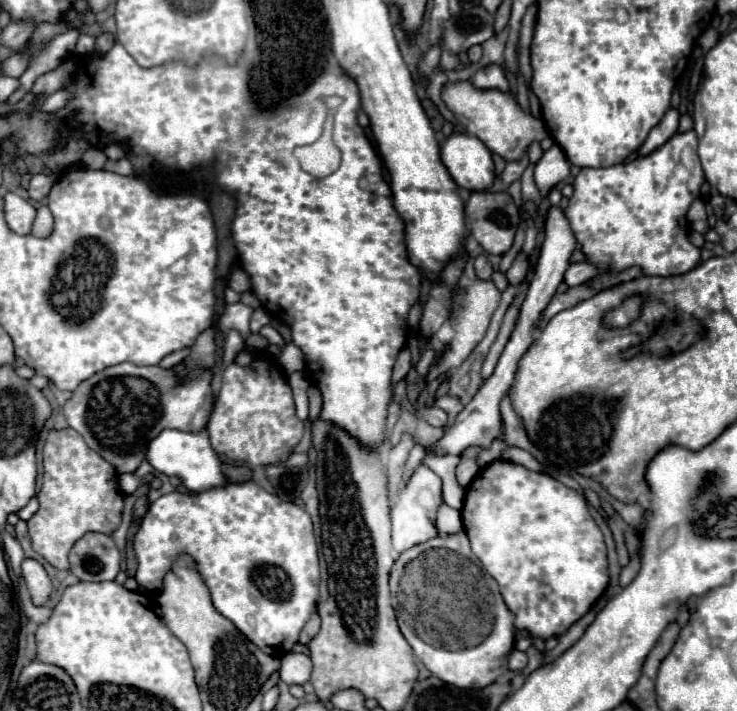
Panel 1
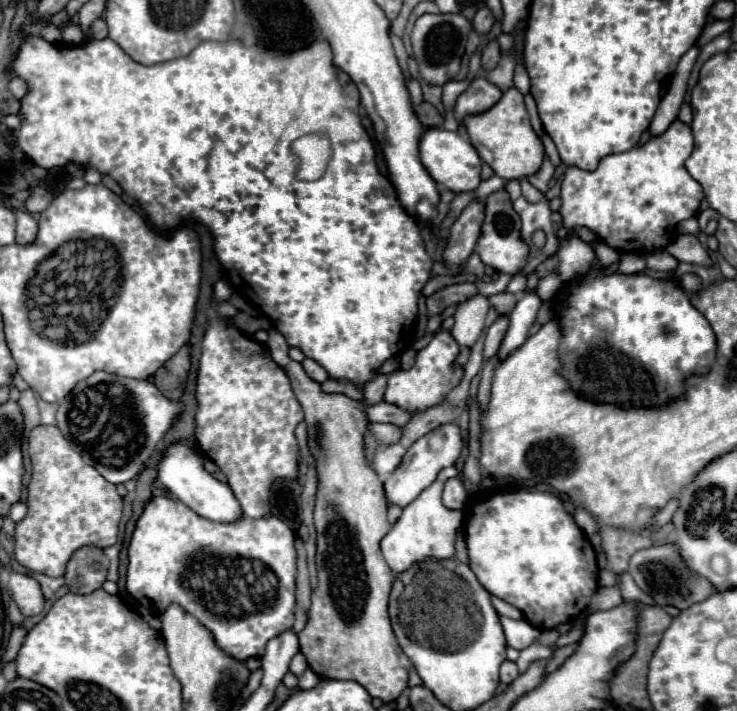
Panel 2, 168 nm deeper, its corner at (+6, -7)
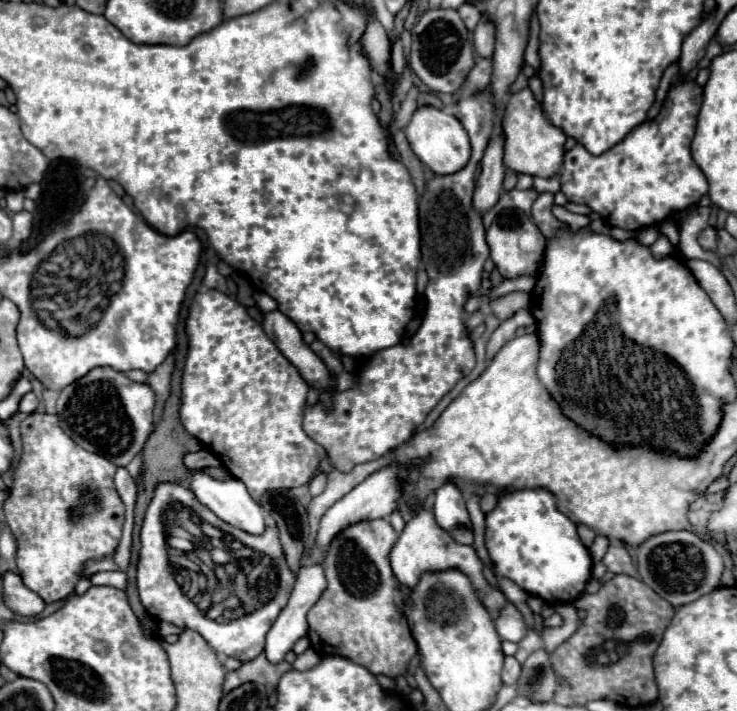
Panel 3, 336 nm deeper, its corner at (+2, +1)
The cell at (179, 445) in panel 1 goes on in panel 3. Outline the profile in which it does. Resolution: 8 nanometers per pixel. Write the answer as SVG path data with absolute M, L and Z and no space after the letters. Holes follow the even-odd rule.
M195 470L191 472L191 476L187 478L189 482L189 490L197 496L197 500L207 506L209 510L213 510L221 520L229 522L231 526L235 528L241 528L249 534L261 534L265 530L265 518L263 518L263 510L261 506L249 496L245 484L237 478L227 478L227 480L219 480L219 478L213 478L209 476L207 472L201 472L201 470Z

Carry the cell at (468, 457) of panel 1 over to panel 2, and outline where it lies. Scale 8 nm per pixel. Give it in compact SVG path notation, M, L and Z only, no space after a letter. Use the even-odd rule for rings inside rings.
M455 478L447 480L445 482L445 488L443 488L443 506L445 508L463 508L465 506L465 500L467 500L467 492L463 488L463 484Z

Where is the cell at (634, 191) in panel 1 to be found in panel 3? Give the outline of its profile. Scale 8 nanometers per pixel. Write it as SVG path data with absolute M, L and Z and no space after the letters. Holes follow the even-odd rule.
M681 80L673 84L659 116L653 122L643 122L641 126L631 130L625 140L615 144L601 156L593 156L581 144L575 144L575 148L565 154L561 166L561 192L567 196L567 200L589 206L611 228L625 228L629 232L661 224L671 214L697 206L701 196L707 194L707 180L701 174L699 166L693 162L689 150L689 142L693 140L693 130L699 114L699 92L701 88L693 80Z

